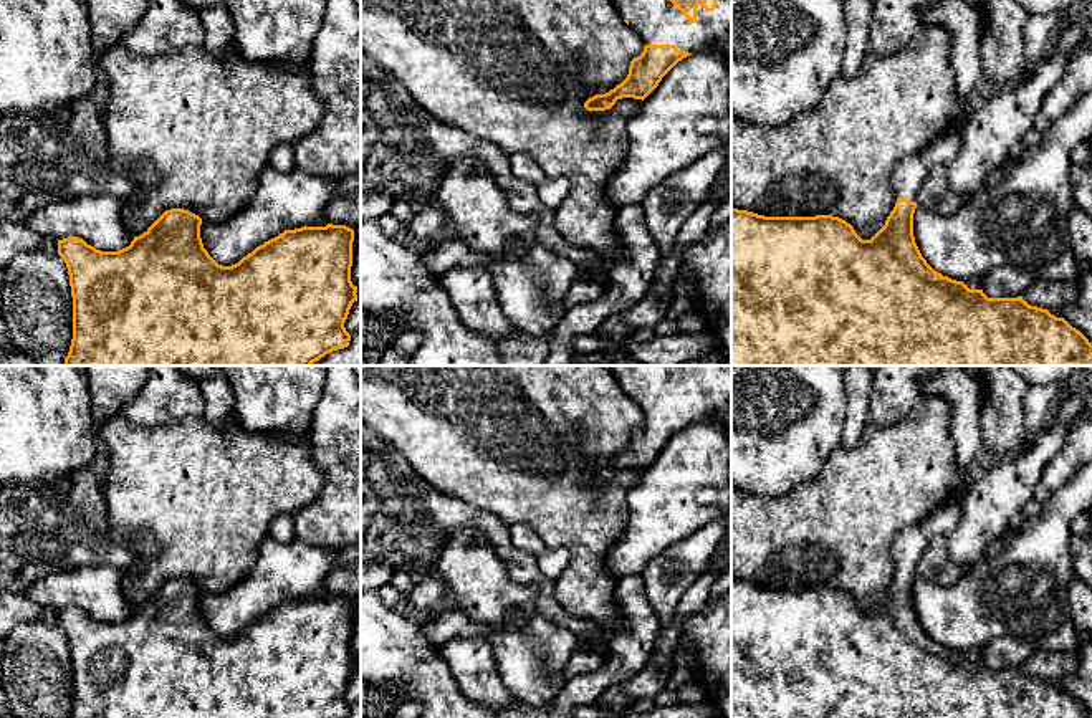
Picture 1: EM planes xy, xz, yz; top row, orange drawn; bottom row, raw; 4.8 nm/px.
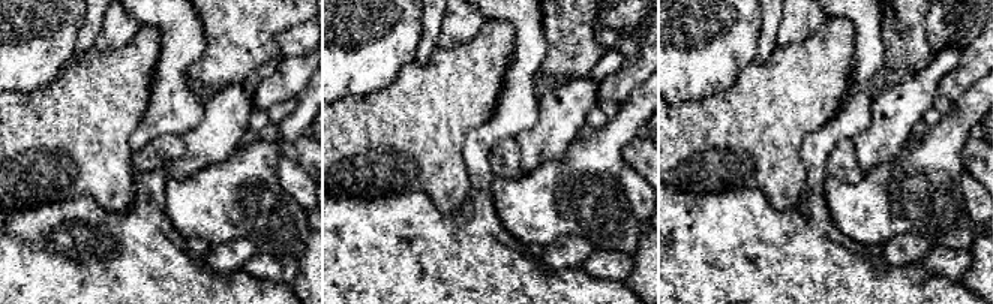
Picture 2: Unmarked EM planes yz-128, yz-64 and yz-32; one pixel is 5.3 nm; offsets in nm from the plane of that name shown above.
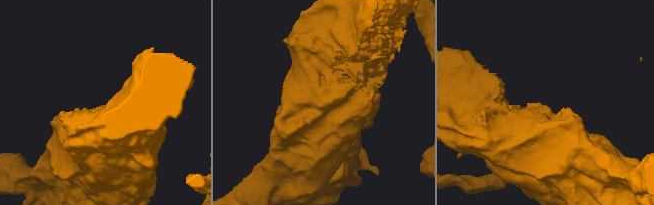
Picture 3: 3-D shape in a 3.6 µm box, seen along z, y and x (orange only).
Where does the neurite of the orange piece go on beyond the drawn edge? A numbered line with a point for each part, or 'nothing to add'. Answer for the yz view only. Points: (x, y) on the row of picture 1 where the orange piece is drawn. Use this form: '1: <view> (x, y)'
1: yz (907, 177)

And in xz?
1: xz (657, 22)

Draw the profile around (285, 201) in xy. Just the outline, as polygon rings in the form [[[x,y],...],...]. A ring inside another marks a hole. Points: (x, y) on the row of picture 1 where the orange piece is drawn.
[[[266,165],[258,177],[253,199],[238,215],[218,223],[202,222],[200,238],[204,248],[218,265],[232,266],[285,230],[301,228],[323,218],[328,203],[336,199],[338,182],[336,179],[306,174],[298,167],[281,172]]]

